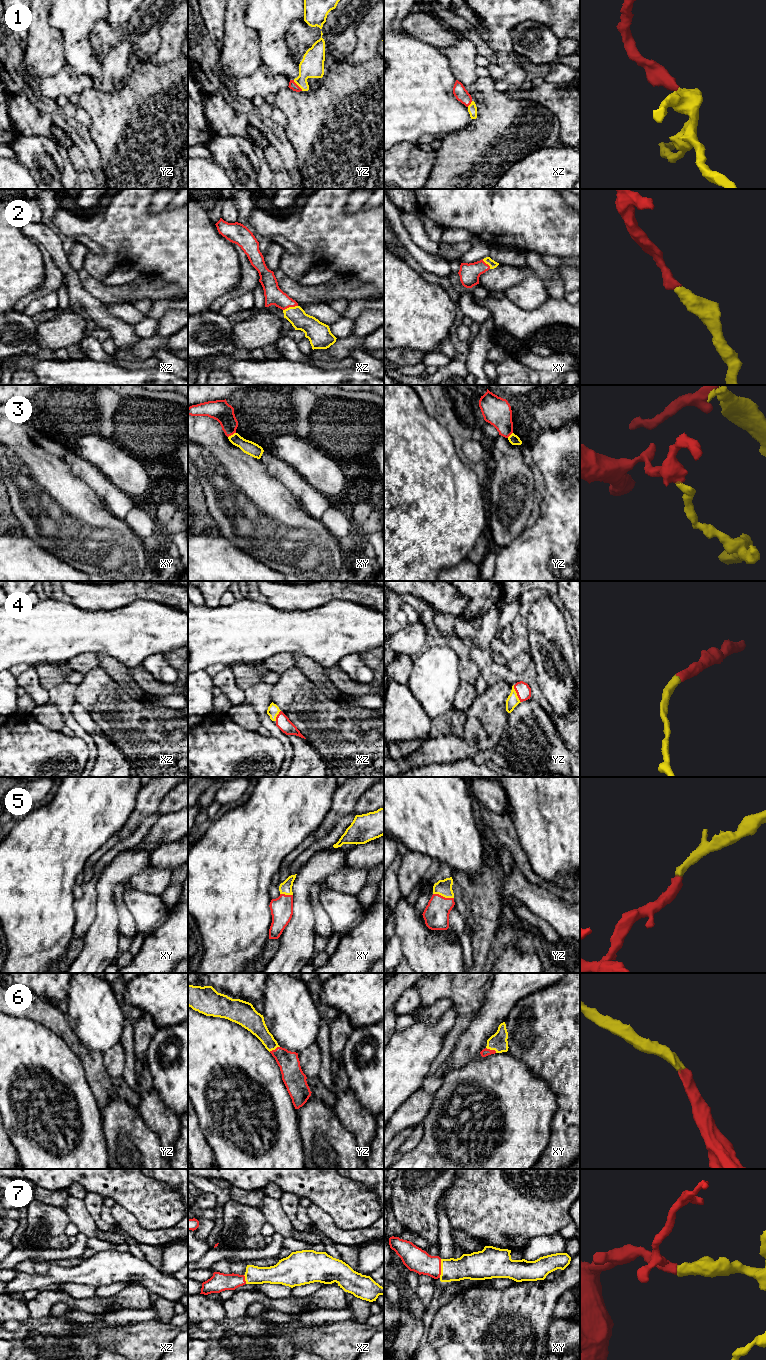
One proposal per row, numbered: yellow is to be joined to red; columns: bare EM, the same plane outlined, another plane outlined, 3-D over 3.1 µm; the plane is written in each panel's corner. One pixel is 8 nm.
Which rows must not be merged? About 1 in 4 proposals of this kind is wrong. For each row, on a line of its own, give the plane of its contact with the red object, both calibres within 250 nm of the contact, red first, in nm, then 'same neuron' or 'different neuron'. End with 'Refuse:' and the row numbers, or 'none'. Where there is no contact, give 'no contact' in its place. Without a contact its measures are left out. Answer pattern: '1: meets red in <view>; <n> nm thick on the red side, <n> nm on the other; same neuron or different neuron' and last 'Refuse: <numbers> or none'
1: meets red in yz; 60 nm thick on the red side, 190 nm on the other; same neuron
2: meets red in xz; 150 nm thick on the red side, 160 nm on the other; same neuron
3: meets red in xy; 170 nm thick on the red side, 110 nm on the other; different neuron
4: meets red in yz; 120 nm thick on the red side, 100 nm on the other; same neuron
5: meets red in yz; 200 nm thick on the red side, 130 nm on the other; same neuron
6: meets red in xy; 70 nm thick on the red side, 140 nm on the other; same neuron
7: meets red in xy; 190 nm thick on the red side, 200 nm on the other; same neuron
Refuse: 3

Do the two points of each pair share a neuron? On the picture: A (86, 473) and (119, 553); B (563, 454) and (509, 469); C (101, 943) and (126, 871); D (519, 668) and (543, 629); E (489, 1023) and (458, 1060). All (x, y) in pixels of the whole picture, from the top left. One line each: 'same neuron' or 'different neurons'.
A: different neurons
B: different neurons
C: same neuron
D: different neurons
E: same neuron

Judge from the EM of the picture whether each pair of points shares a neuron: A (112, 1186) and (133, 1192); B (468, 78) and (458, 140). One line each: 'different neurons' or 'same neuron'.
A: same neuron
B: different neurons

